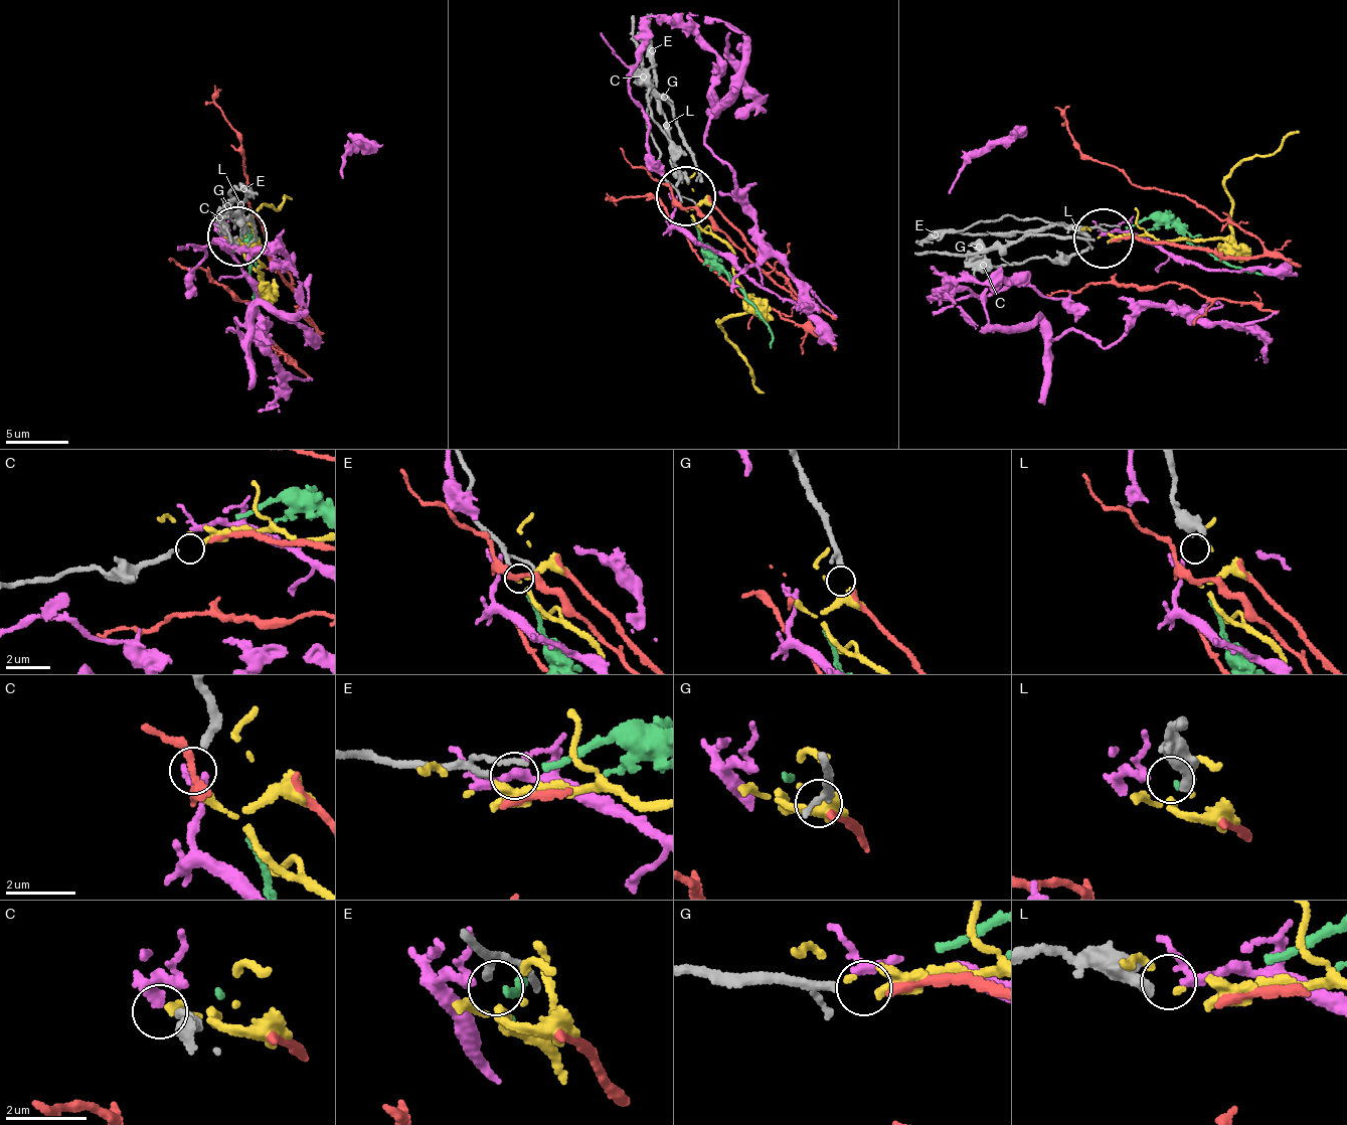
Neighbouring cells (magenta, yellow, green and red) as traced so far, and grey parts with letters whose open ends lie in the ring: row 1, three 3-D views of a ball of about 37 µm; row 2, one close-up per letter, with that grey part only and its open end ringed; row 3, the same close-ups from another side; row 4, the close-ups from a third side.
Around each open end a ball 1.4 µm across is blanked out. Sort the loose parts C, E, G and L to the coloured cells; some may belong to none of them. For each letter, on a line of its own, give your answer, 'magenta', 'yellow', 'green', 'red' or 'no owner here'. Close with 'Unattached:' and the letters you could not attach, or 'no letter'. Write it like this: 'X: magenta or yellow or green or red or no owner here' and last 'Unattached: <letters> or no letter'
C: yellow
E: no owner here
G: red
L: magenta
Unattached: E

